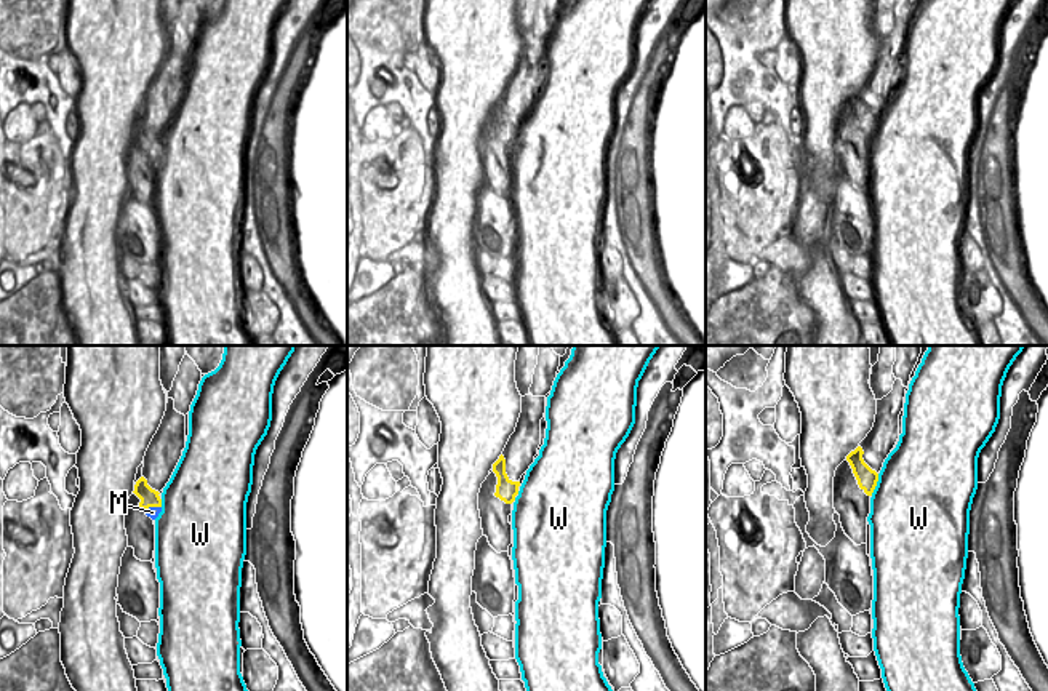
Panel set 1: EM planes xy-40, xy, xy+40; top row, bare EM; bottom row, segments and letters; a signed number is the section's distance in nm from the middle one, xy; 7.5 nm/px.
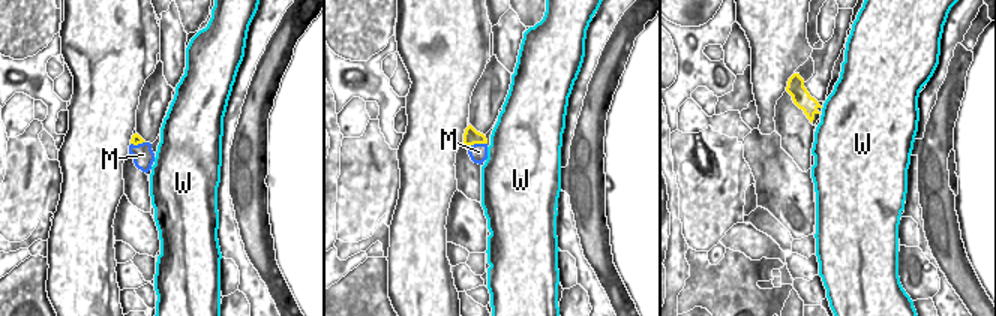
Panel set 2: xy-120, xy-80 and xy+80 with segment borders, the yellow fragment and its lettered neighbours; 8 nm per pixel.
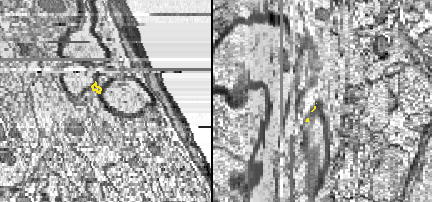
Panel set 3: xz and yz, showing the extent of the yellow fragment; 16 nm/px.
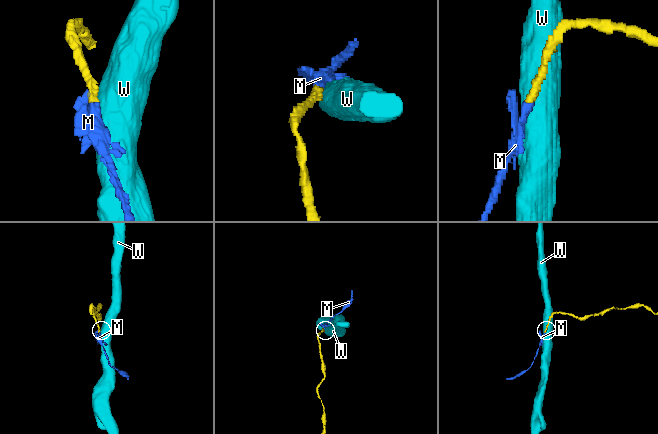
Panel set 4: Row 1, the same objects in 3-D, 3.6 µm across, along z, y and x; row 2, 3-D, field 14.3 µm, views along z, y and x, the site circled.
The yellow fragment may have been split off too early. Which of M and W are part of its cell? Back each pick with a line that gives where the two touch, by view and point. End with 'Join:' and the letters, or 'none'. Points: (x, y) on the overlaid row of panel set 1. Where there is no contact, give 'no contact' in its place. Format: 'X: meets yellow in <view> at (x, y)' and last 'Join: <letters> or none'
Join: none

